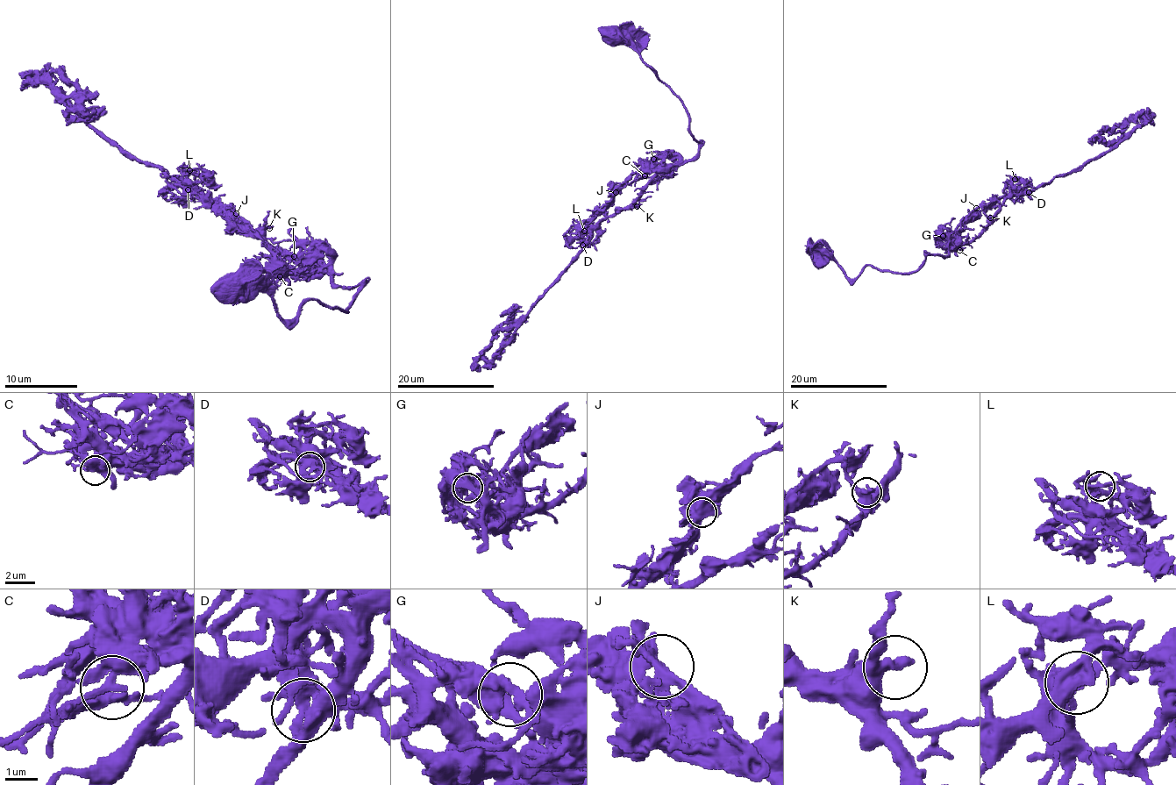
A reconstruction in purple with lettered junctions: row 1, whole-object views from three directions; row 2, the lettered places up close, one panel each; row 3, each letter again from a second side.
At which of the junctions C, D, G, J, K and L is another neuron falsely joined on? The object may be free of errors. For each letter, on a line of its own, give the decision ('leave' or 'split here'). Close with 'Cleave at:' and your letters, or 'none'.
C: leave
D: leave
G: split here
J: leave
K: leave
L: leave
Cleave at: G

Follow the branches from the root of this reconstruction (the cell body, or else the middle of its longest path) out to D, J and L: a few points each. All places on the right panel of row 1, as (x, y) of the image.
D: (819, 257), (851, 279), (866, 266), (914, 273), (928, 254), (946, 256), (975, 238), (1008, 198), (1029, 192)
J: (819, 257), (851, 279), (866, 266), (914, 273), (928, 254), (949, 253), (947, 241), (976, 208)
L: (819, 257), (851, 279), (866, 266), (914, 273), (928, 254), (946, 256), (975, 238), (1014, 193), (1015, 179)

